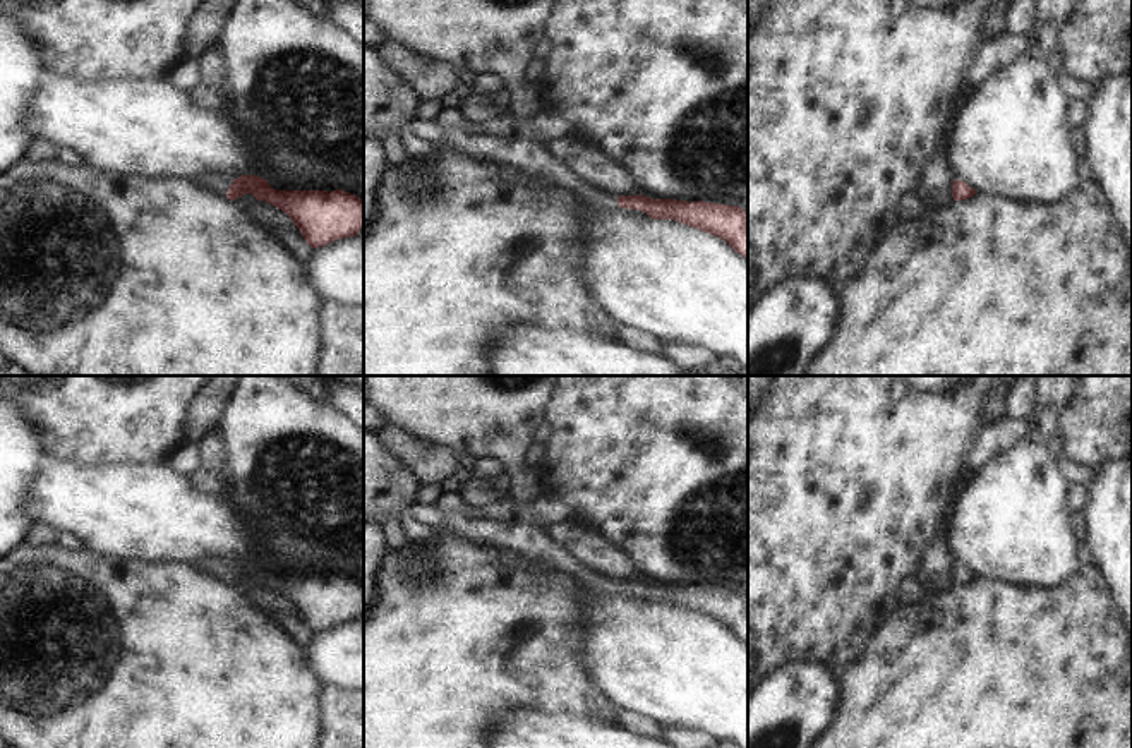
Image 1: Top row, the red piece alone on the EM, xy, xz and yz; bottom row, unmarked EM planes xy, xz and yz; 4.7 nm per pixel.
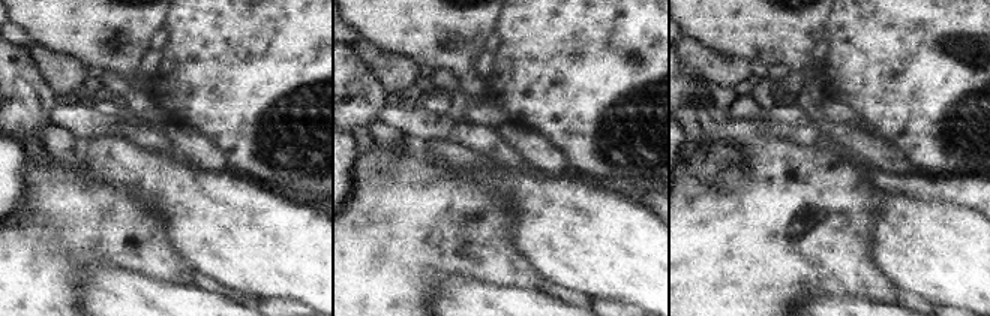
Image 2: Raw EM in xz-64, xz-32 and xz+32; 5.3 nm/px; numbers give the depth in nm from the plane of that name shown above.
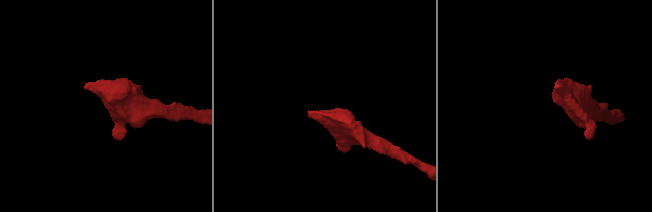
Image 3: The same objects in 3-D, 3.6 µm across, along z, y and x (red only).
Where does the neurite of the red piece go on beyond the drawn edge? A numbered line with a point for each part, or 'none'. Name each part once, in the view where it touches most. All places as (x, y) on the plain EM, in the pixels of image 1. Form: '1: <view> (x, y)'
1: xz (529, 541)

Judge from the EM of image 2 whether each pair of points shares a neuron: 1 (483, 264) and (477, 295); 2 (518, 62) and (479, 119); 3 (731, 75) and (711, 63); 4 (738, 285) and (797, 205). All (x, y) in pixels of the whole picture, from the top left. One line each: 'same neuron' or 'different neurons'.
1: different neurons
2: different neurons
3: same neuron
4: same neuron

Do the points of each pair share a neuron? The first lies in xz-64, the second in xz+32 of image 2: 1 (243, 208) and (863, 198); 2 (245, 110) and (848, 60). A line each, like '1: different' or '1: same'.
1: different
2: same

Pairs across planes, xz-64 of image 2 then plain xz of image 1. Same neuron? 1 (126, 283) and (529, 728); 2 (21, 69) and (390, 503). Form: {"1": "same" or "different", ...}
{"1": "same", "2": "same"}

